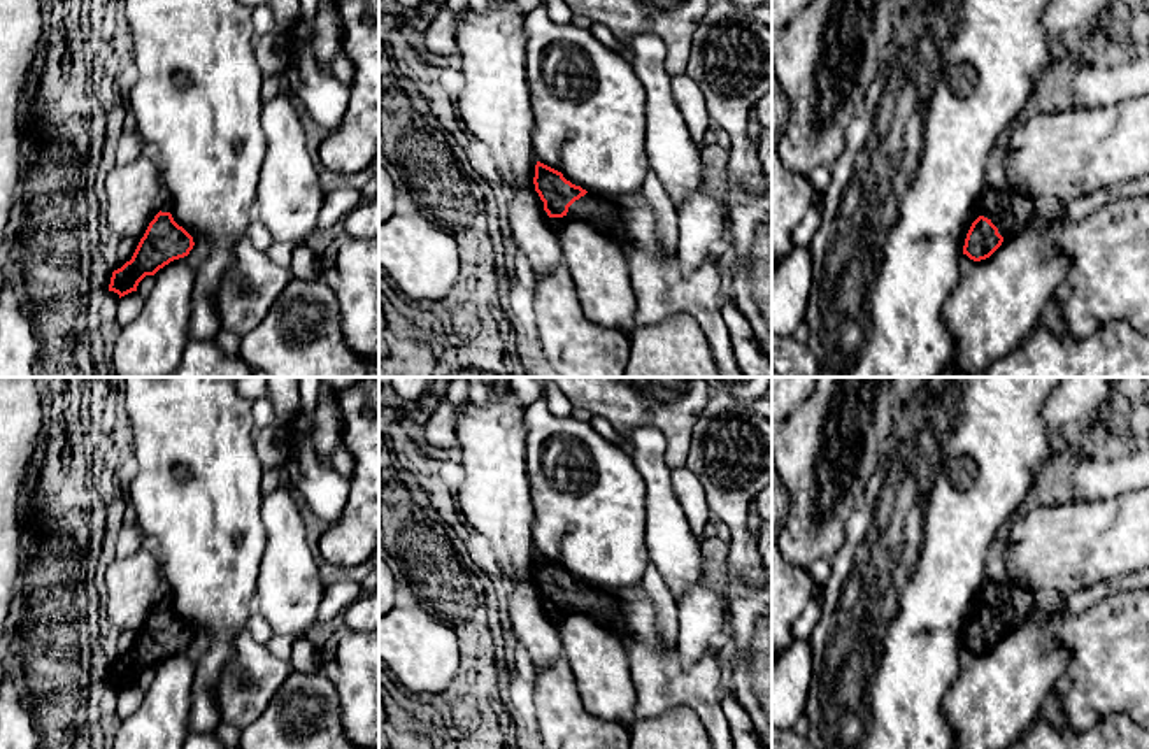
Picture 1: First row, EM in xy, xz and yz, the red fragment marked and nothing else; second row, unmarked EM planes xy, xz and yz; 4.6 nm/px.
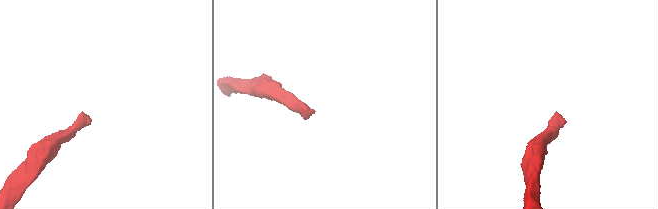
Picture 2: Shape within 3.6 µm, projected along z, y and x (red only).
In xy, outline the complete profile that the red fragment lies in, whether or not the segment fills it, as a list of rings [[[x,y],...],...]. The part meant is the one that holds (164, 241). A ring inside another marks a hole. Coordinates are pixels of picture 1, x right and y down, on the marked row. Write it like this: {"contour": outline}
{"contour": [[[158,212],[149,223],[133,256],[112,272],[109,291],[121,296],[137,291],[146,275],[154,275],[174,260],[184,258],[193,249],[193,237],[179,226],[170,212]]]}

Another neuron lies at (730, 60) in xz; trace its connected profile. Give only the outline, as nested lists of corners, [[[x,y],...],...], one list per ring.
[[[710,0],[695,32],[686,74],[703,93],[710,123],[730,135],[728,175],[749,195],[763,195],[763,168],[747,123],[754,105],[772,88],[772,26],[737,4]]]

